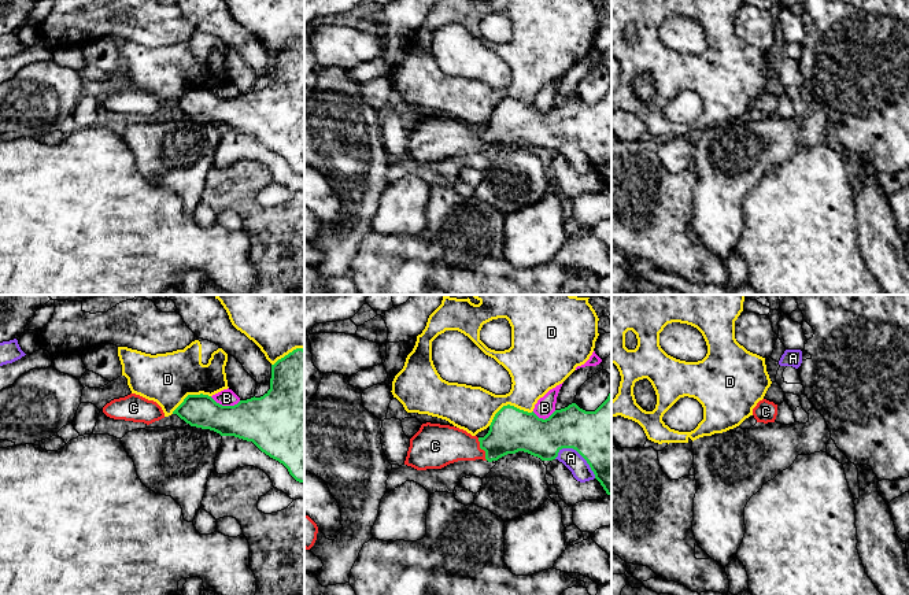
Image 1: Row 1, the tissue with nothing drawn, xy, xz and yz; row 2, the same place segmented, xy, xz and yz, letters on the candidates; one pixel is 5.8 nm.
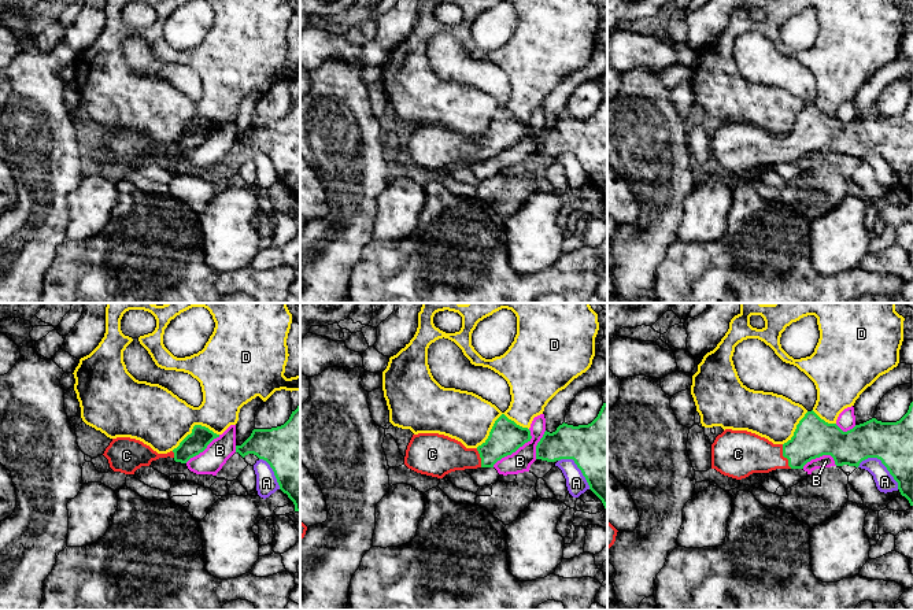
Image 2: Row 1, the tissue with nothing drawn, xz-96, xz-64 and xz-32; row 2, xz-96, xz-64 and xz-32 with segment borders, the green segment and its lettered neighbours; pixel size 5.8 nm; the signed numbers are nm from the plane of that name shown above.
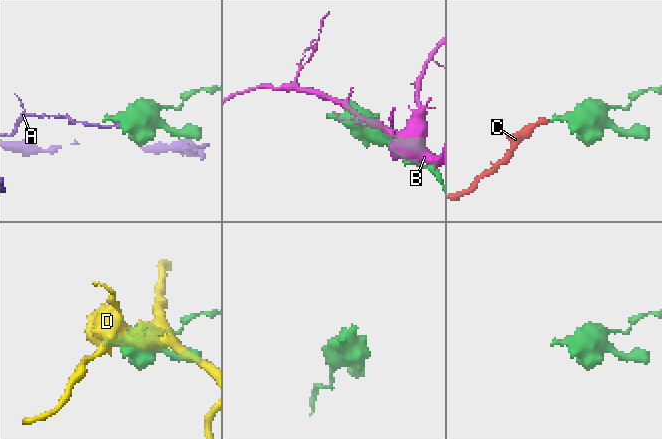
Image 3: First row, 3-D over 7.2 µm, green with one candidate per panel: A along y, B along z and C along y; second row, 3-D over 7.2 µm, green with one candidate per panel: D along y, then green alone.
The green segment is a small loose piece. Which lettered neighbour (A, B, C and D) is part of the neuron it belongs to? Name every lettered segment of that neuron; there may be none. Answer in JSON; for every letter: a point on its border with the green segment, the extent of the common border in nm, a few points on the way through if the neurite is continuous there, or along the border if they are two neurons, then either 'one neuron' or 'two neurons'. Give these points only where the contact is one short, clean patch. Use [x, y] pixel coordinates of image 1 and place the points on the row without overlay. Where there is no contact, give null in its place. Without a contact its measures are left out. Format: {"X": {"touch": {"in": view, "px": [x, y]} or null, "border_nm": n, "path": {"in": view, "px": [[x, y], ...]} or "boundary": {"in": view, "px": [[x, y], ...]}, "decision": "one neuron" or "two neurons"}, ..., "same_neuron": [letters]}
{"A": {"touch": {"in": "xz", "px": [580, 147]}, "border_nm": 280, "decision": "two neurons"}, "B": {"touch": {"in": "xy", "px": [225, 99]}, "border_nm": 190, "decision": "two neurons"}, "C": {"touch": {"in": "xz", "px": [481, 141]}, "border_nm": 150, "path": {"in": "xz", "px": [[512, 122], [491, 140], [481, 141], [439, 139]]}, "decision": "one neuron"}, "D": {"touch": {"in": "xz", "px": [507, 98]}, "border_nm": 280, "decision": "two neurons"}, "same_neuron": ["C"]}

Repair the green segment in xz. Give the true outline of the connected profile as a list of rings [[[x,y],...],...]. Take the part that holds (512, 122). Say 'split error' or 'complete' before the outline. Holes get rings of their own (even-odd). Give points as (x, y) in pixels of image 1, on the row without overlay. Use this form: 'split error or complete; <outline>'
split error; [[[611,85],[595,104],[572,96],[546,112],[503,99],[484,130],[450,118],[422,117],[410,132],[404,158],[417,163],[441,162],[458,154],[492,155],[518,144],[553,154],[562,141],[576,143],[611,189]]]

